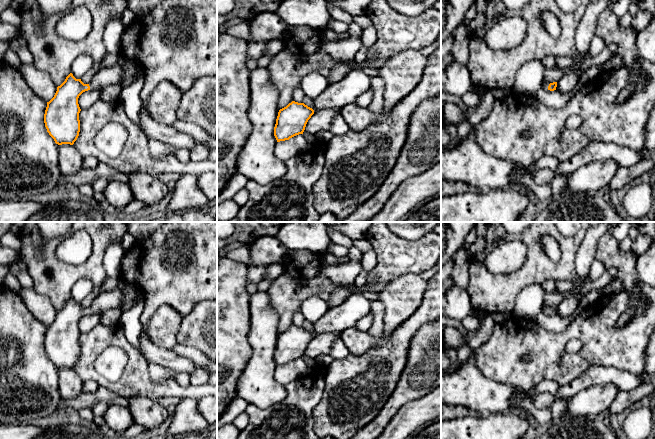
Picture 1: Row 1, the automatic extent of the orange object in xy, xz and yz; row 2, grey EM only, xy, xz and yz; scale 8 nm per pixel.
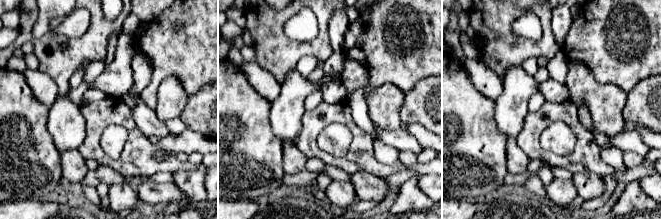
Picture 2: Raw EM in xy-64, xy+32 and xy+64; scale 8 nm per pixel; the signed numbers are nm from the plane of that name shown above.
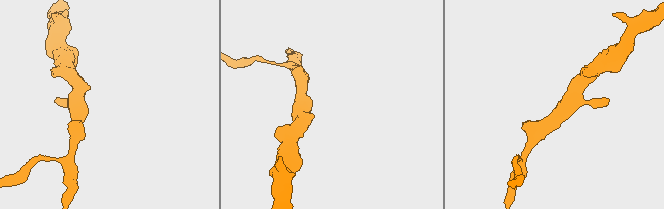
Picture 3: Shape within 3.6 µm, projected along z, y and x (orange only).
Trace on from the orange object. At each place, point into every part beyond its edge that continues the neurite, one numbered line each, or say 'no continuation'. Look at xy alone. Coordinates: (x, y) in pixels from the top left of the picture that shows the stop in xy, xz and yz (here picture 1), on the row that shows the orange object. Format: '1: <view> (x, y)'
1: xy (113, 75)

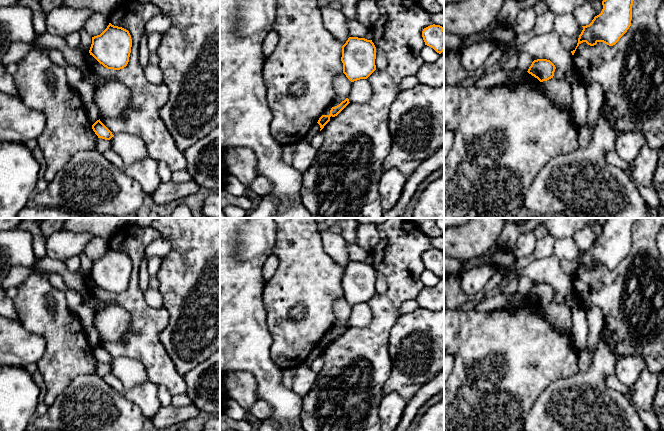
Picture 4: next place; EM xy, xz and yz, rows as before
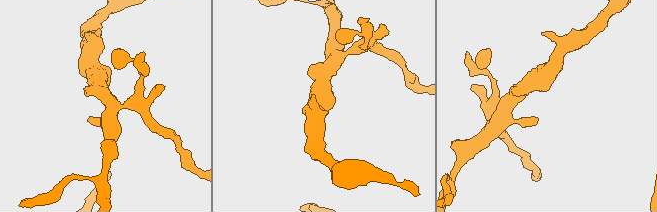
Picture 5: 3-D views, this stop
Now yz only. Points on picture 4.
no continuation

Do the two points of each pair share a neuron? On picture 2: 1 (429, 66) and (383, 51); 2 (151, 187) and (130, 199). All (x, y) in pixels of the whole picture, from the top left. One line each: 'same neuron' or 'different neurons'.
1: same neuron
2: different neurons

